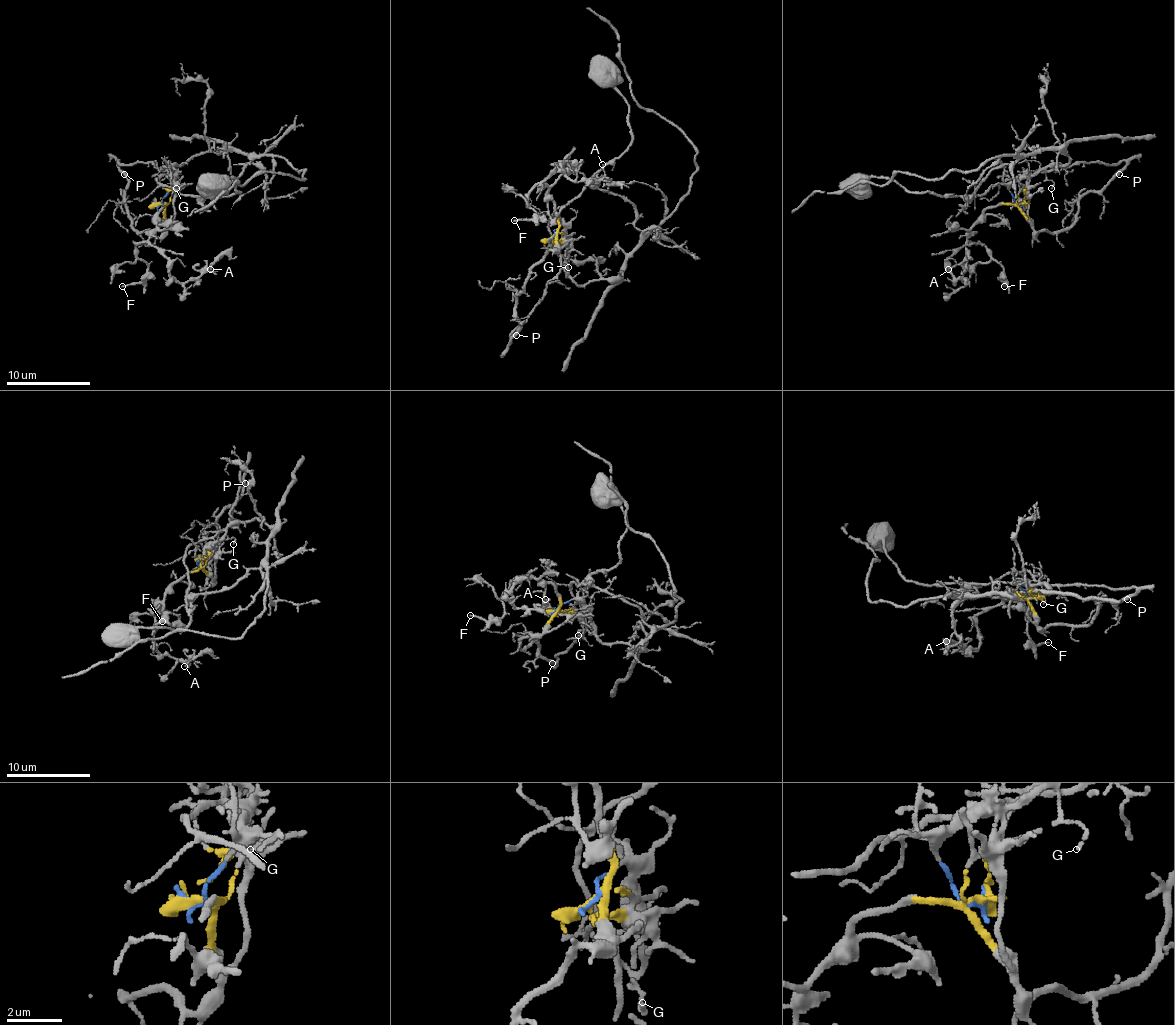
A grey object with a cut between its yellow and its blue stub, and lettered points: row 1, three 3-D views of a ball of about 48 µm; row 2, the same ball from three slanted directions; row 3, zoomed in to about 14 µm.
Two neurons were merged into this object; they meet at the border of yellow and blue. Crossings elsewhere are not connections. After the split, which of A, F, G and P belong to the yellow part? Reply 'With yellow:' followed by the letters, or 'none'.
With yellow: A, F, P

